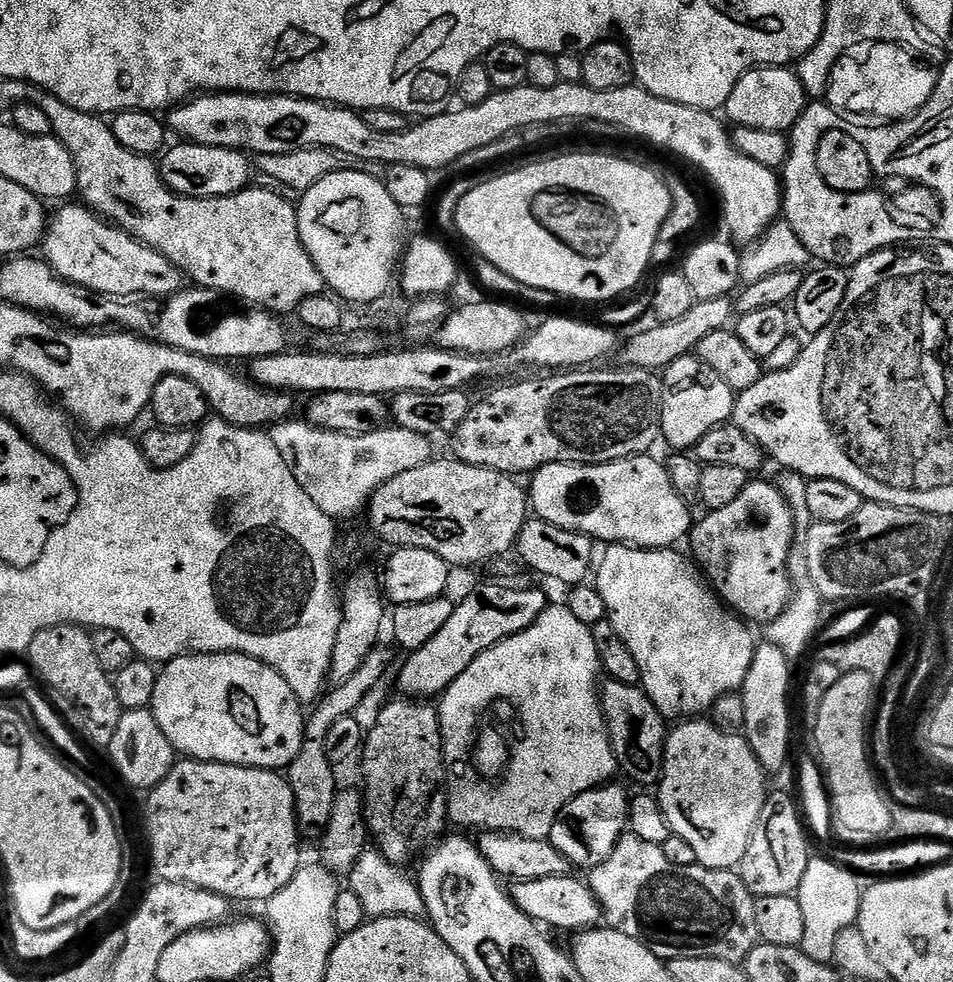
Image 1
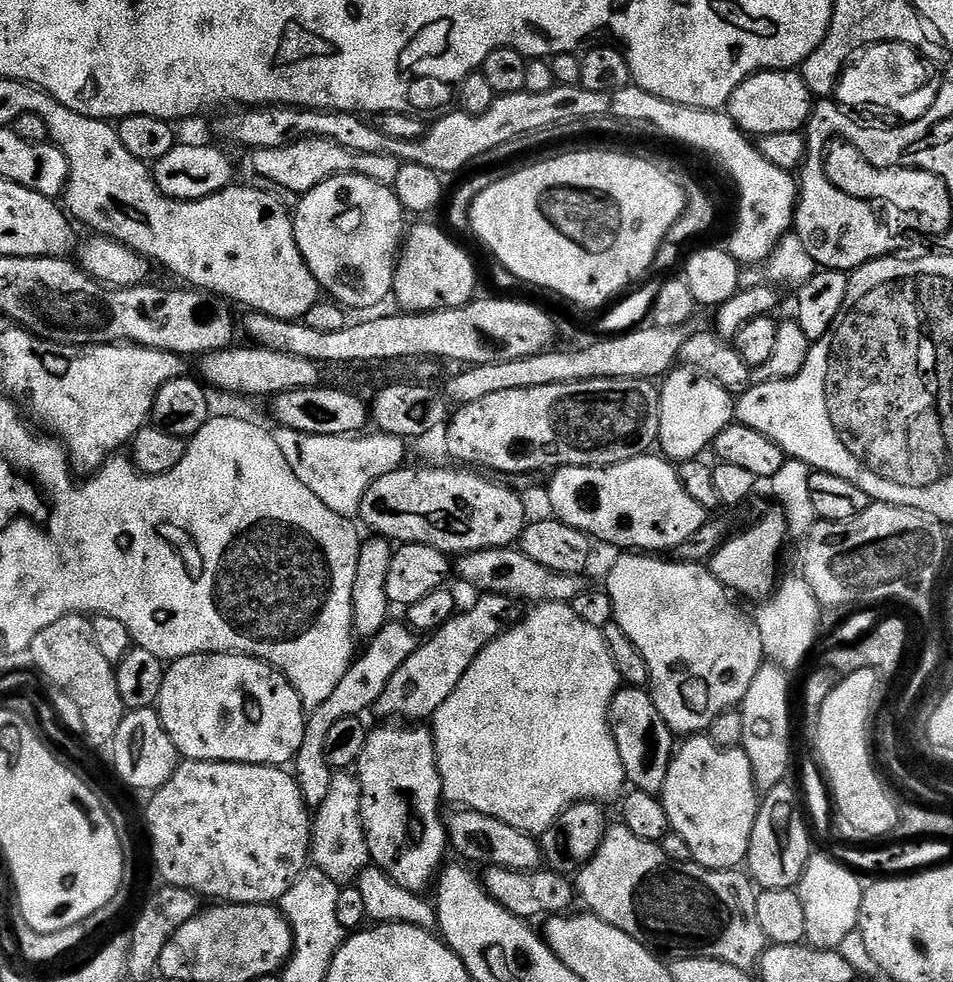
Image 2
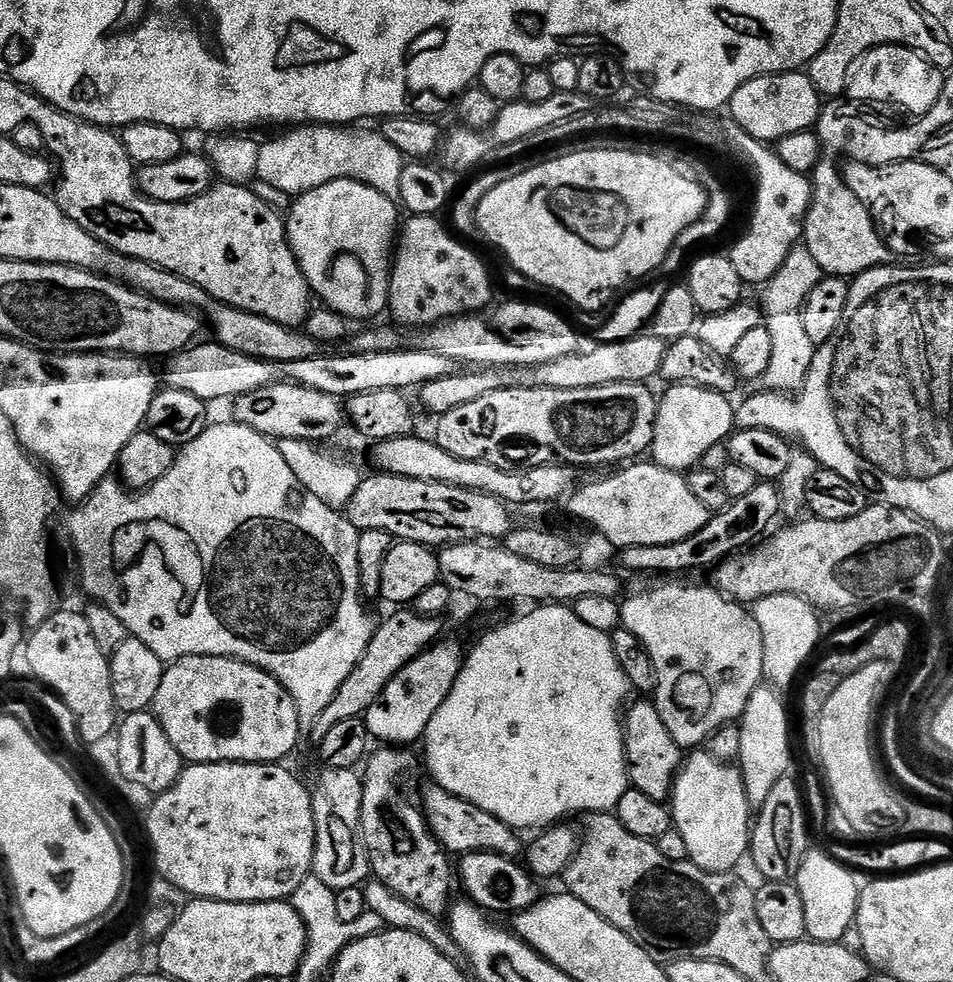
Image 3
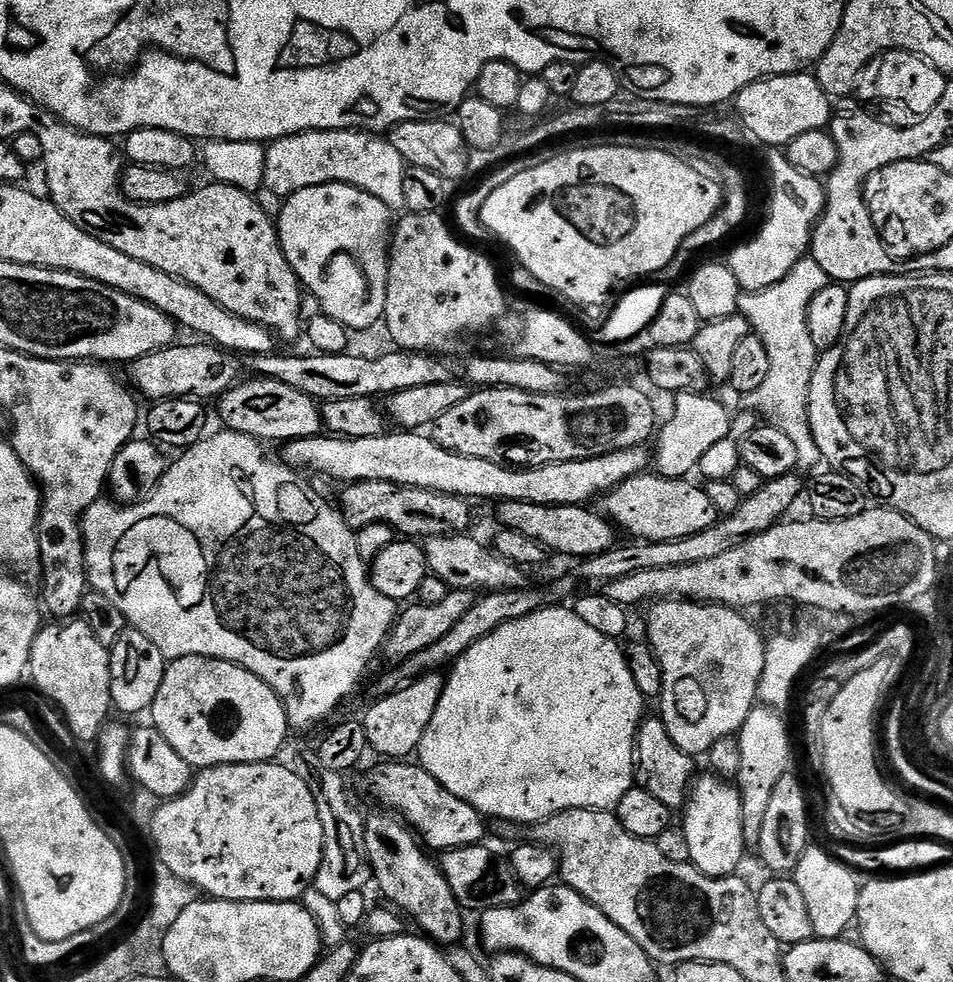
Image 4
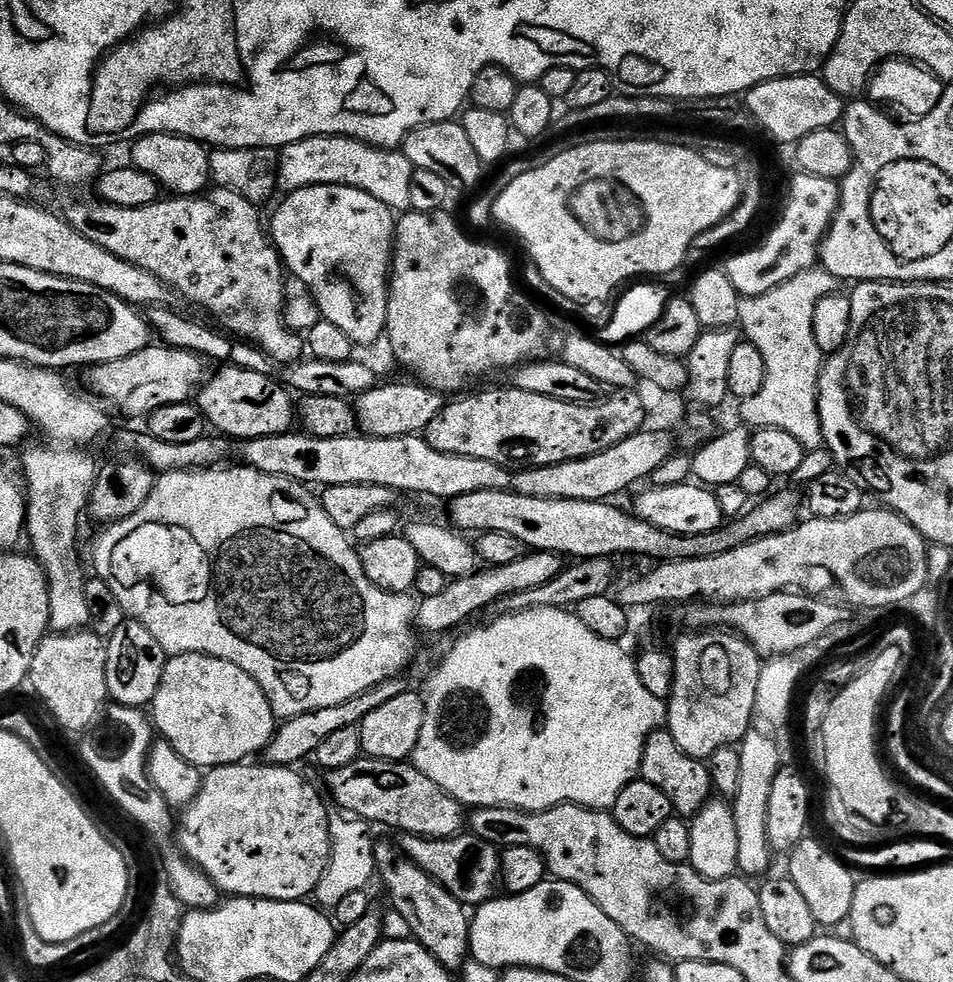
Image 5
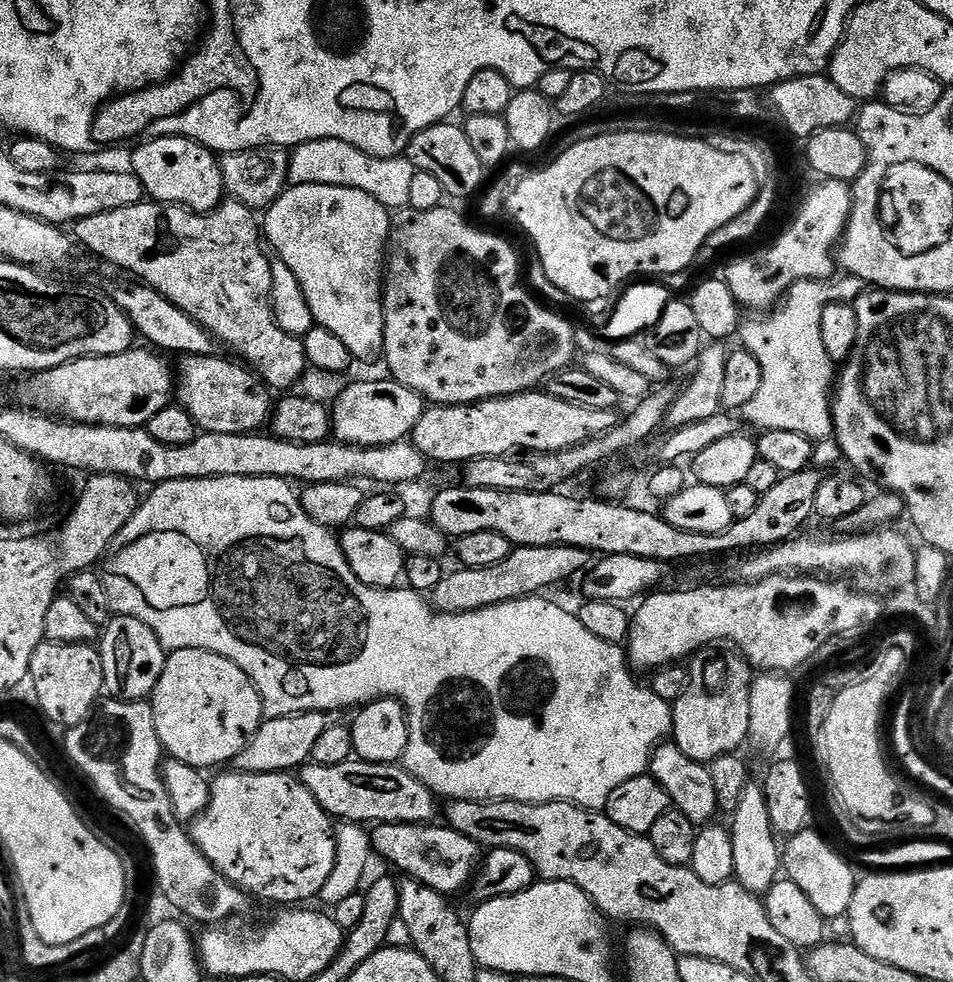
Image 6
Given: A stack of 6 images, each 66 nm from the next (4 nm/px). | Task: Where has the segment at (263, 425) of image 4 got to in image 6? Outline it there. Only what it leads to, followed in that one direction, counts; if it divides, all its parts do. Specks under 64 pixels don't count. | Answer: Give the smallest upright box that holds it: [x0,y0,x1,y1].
[174,354,274,434]

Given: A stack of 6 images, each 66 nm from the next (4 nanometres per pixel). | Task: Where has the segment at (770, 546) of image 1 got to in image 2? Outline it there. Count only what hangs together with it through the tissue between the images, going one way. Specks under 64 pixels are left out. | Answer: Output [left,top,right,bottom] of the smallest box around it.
[710,510,788,602]

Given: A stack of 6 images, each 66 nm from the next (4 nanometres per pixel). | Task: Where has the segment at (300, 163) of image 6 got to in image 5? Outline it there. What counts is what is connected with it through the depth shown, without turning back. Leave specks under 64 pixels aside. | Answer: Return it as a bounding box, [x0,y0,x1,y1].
[276,136,414,214]

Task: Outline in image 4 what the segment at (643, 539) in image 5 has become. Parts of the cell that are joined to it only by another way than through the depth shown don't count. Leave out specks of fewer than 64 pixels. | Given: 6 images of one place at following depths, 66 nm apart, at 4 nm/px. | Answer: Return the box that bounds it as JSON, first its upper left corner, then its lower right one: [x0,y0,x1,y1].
[495,500,618,558]

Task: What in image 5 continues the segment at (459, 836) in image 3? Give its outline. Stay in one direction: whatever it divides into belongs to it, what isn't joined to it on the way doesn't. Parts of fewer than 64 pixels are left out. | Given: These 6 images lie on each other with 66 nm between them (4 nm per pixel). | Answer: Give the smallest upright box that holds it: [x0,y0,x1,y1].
[326,758,465,838]

